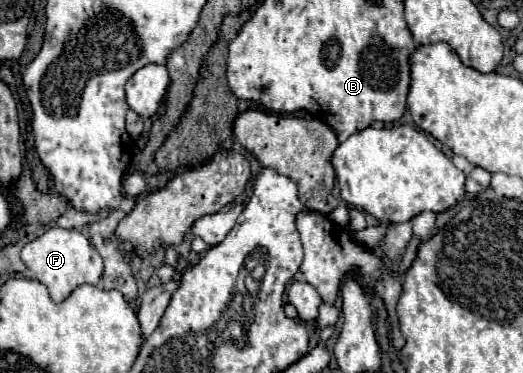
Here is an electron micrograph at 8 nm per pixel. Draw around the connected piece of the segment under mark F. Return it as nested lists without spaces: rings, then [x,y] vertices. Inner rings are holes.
[[[52,227],[42,237],[30,241],[22,249],[22,261],[36,275],[36,279],[48,287],[50,297],[56,303],[70,297],[70,293],[78,285],[84,285],[84,283],[96,285],[100,281],[102,269],[104,269],[102,257],[96,253],[96,249],[92,247],[92,243],[88,241],[86,235],[82,235],[80,231],[74,231],[74,229],[68,231],[68,229],[58,229],[58,227]]]

